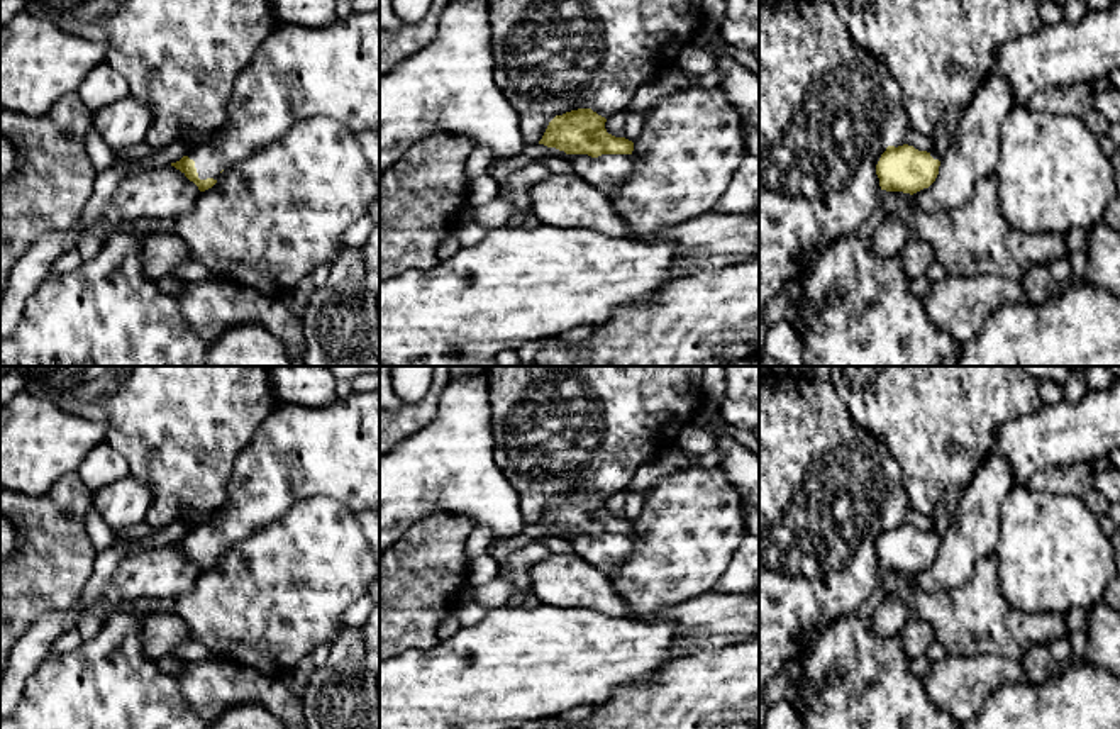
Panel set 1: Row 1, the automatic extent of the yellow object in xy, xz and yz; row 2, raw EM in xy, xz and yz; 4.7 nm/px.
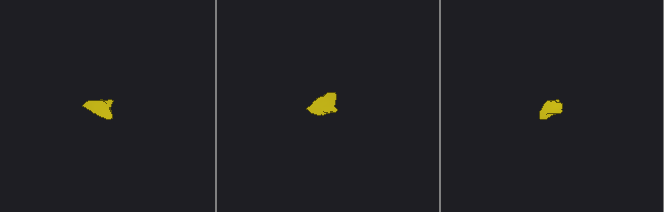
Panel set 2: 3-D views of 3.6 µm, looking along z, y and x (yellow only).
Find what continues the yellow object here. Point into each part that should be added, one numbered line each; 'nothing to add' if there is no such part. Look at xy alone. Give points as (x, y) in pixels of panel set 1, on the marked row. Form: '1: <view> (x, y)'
1: xy (299, 72)

